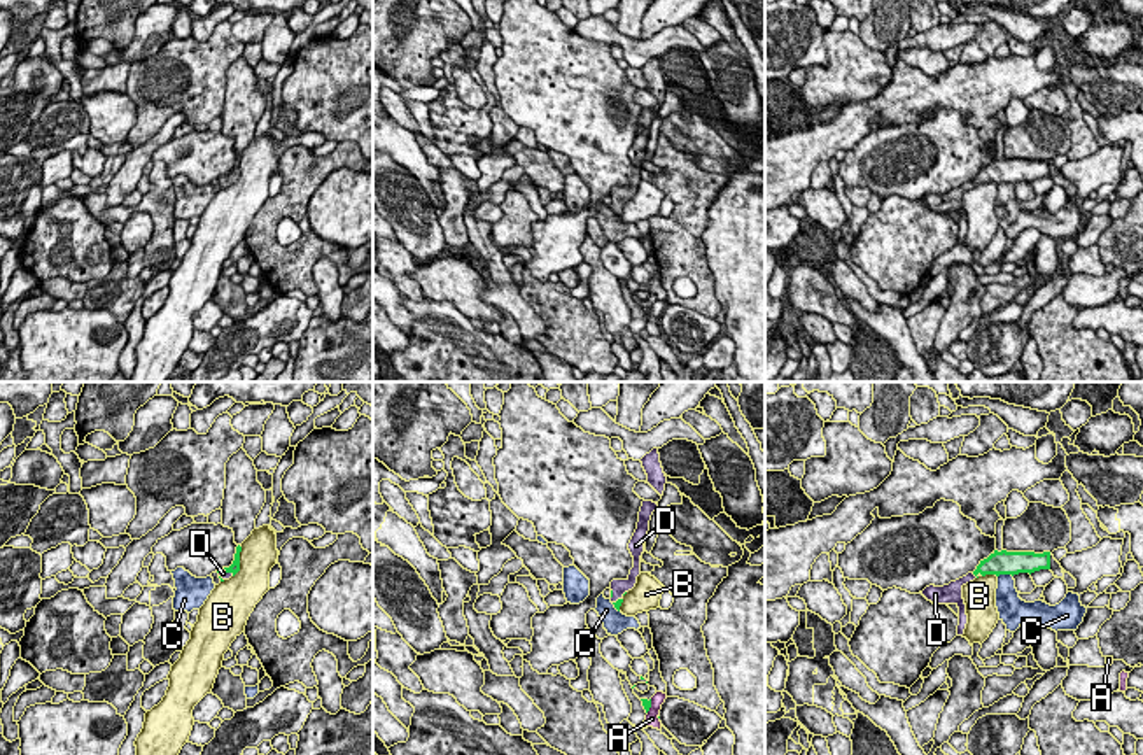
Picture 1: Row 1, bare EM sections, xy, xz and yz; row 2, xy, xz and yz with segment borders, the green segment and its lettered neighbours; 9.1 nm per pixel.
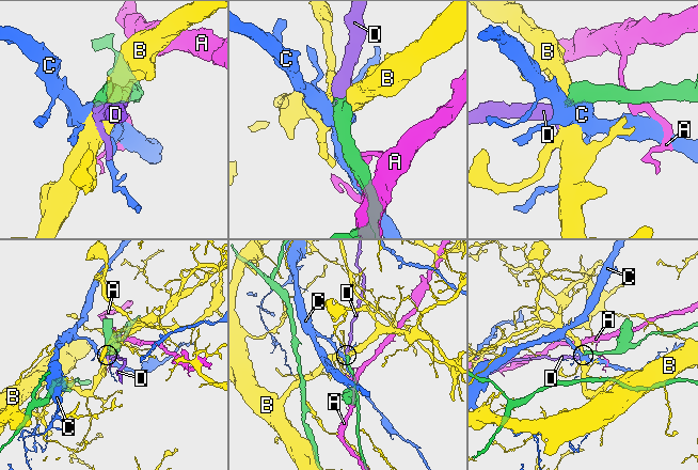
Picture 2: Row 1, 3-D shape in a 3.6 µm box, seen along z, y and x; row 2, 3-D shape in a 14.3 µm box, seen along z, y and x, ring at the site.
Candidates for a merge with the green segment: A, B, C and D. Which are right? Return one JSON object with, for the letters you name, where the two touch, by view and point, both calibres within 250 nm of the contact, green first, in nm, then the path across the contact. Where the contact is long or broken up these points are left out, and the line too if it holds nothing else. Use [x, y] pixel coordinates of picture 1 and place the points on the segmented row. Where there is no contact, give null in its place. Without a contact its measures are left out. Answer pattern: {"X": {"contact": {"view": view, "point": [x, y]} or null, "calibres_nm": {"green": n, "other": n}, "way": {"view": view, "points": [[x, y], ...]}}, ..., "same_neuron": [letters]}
{"D": {"contact": {"view": "yz", "point": [977, 573]}, "calibres_nm": {"green": 220, "other": 130}, "way": {"view": "yz", "points": [[1000, 563], [986, 566], [977, 573], [954, 587]]}}, "same_neuron": ["D"]}

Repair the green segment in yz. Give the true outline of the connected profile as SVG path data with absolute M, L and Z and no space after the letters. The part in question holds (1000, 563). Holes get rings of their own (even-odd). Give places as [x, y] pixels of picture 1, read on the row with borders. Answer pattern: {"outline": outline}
{"outline": "M994 550L987 559L980 561L980 564L973 573L968 573L966 576L950 582L949 585L943 587L929 585L919 594L922 594L933 604L956 604L959 608L957 636L963 636L968 624L966 604L963 599L963 587L966 583L973 582L977 576L985 576L985 575L1013 576L1019 573L1031 575L1040 569L1050 569L1050 552L1034 554L1034 552Z"}

